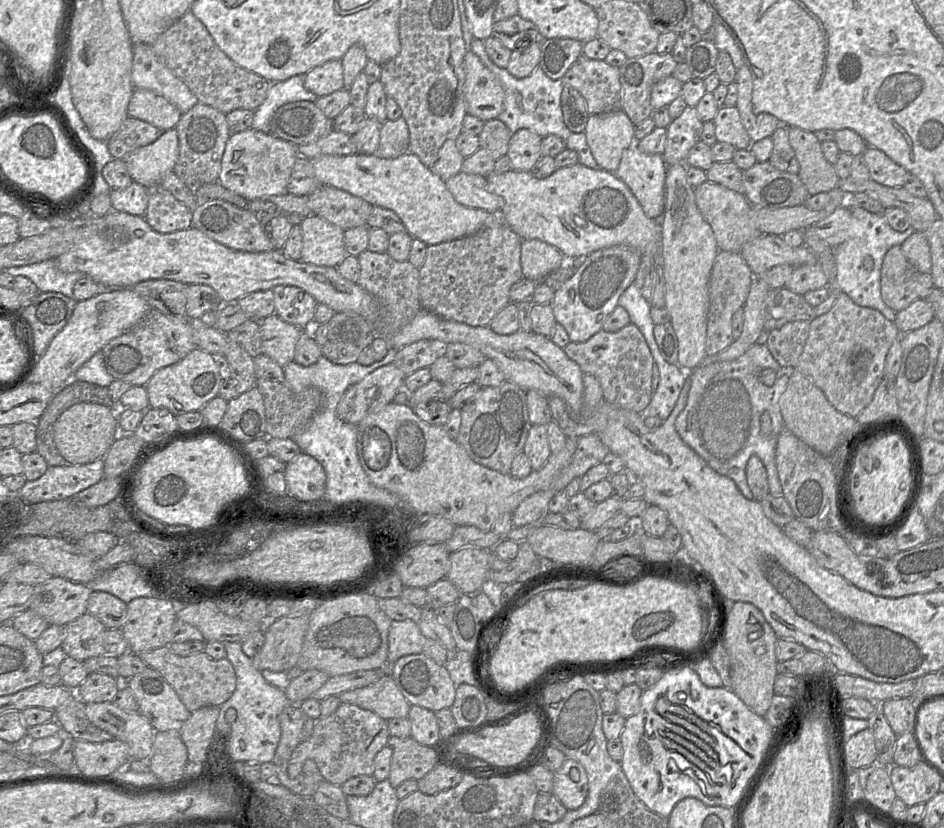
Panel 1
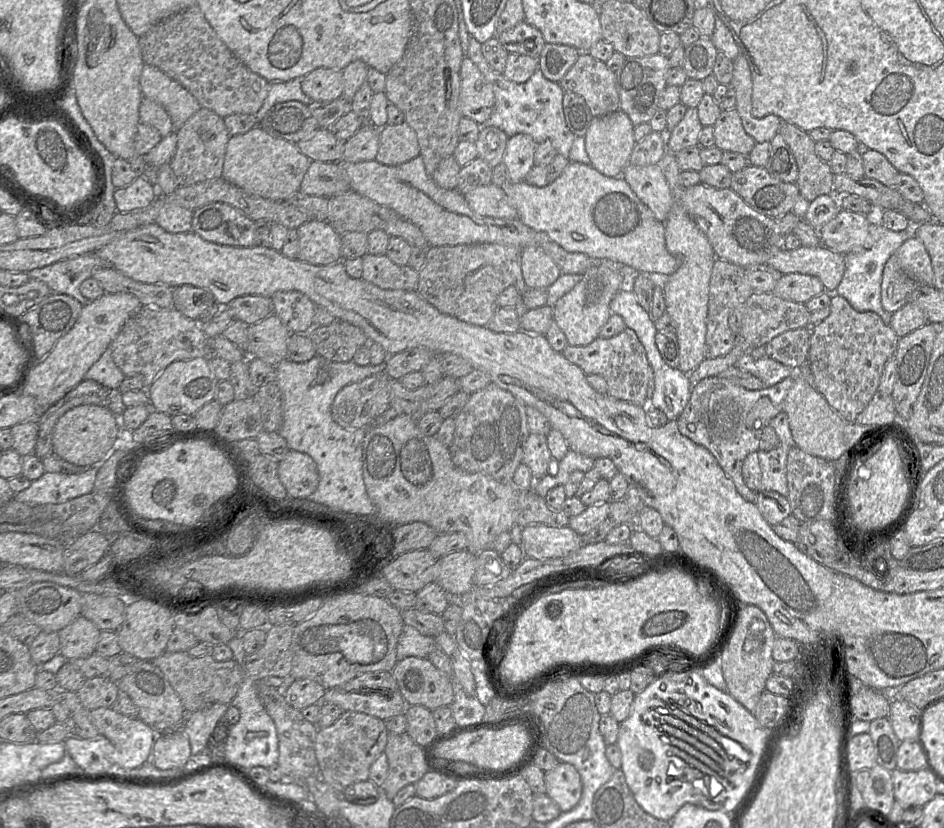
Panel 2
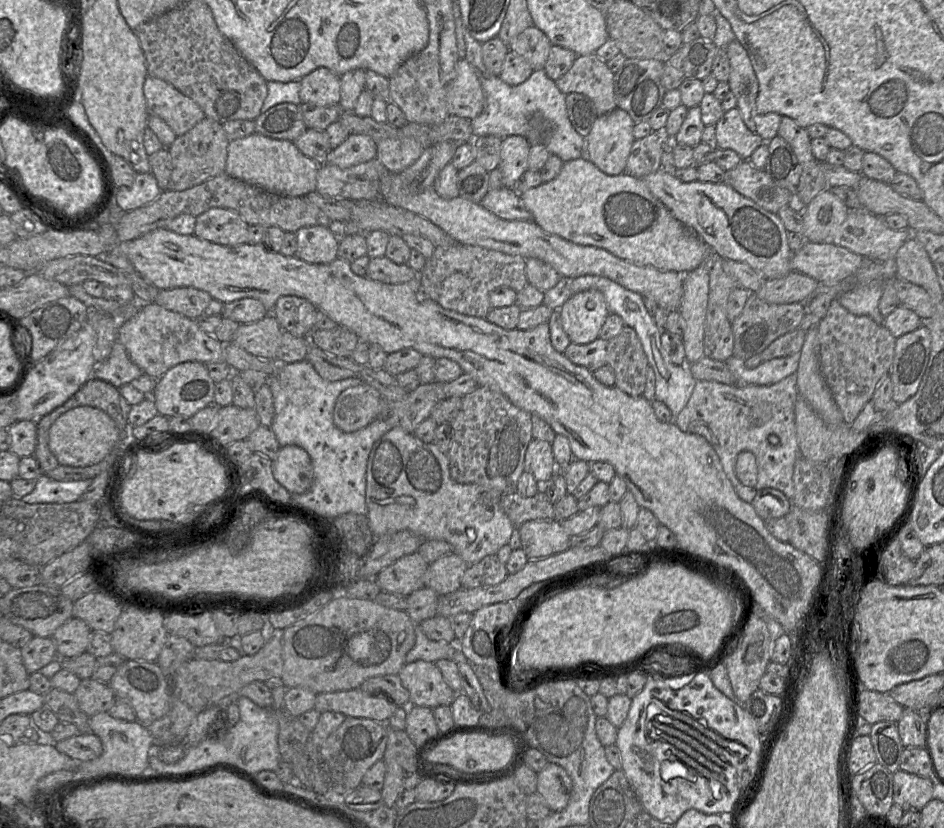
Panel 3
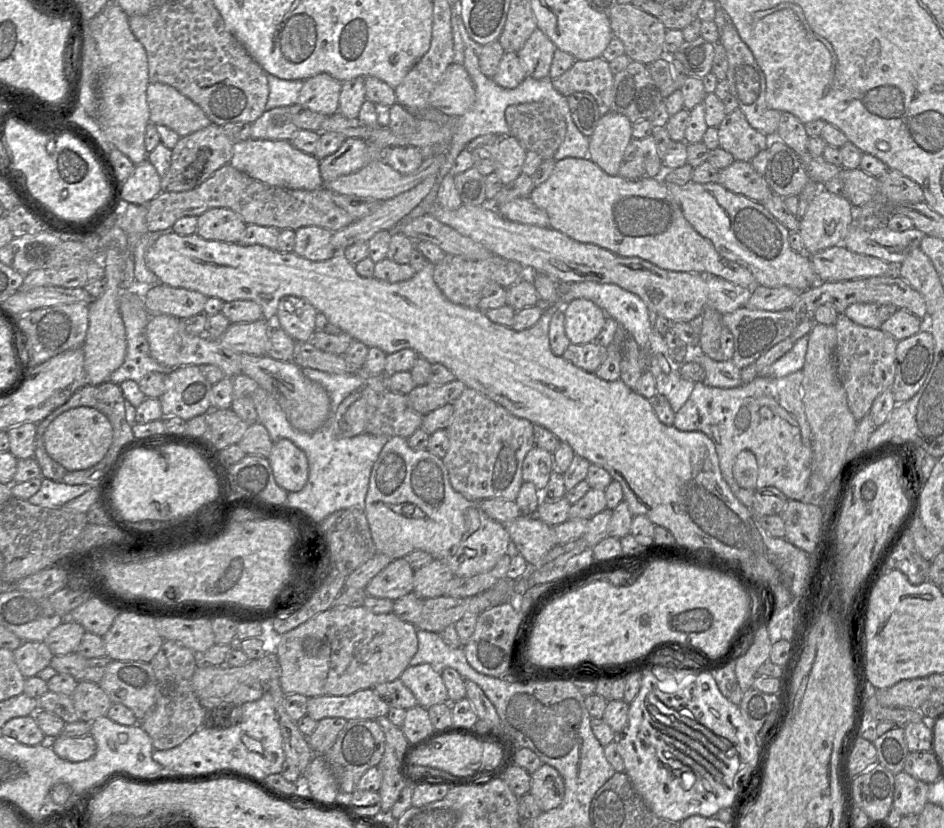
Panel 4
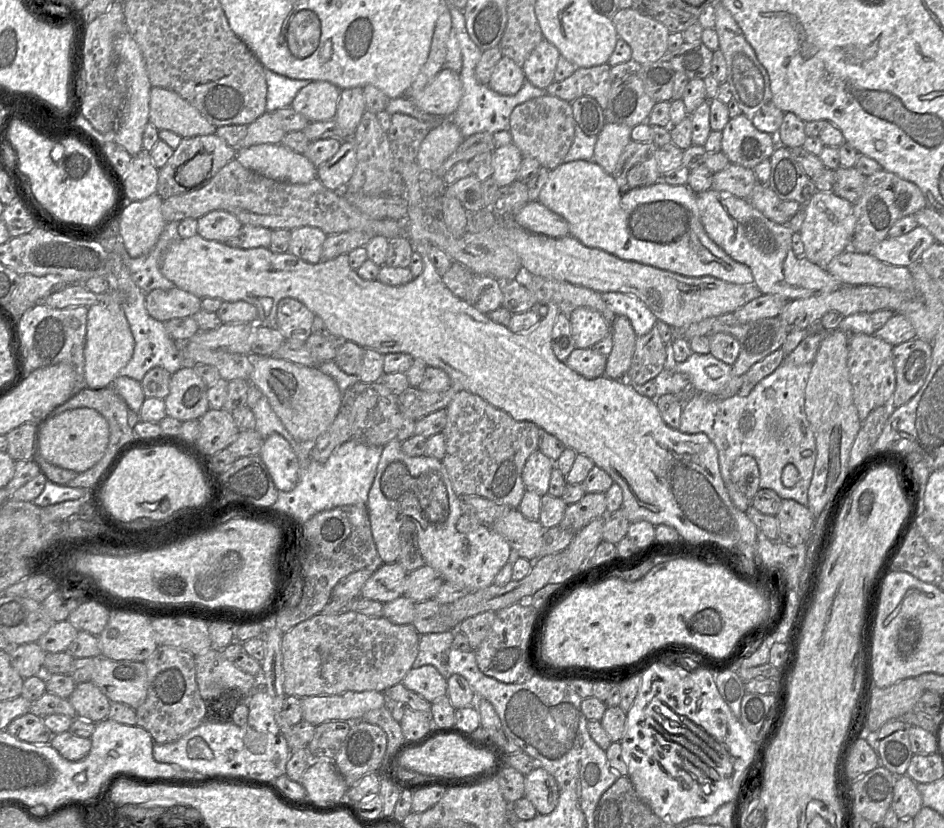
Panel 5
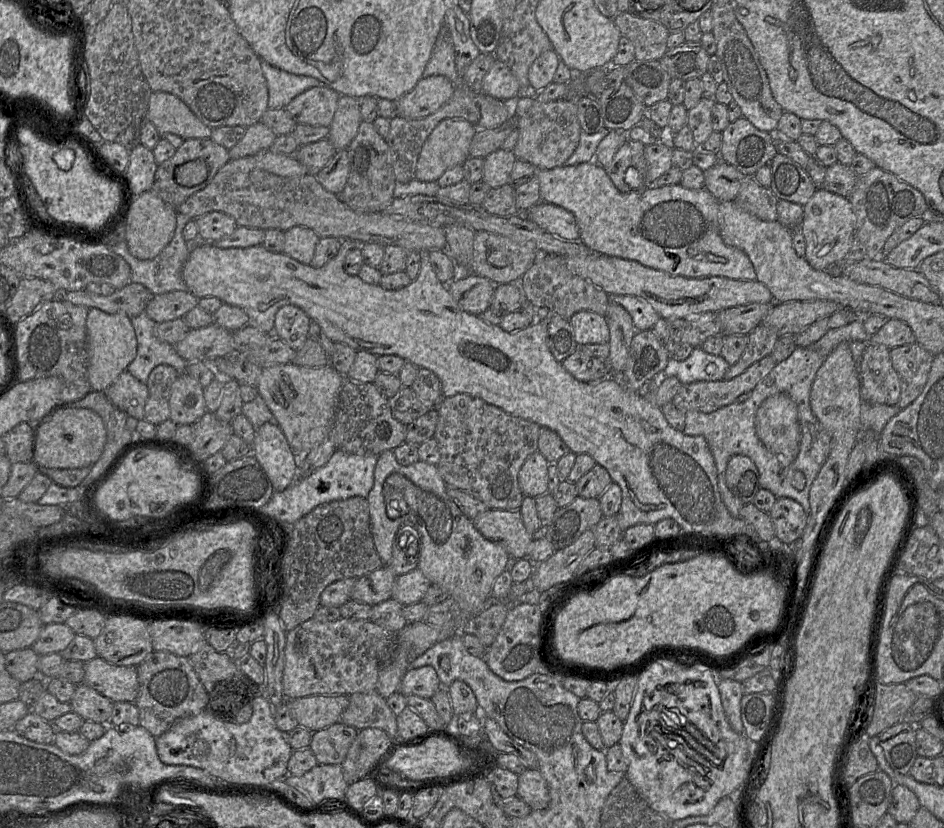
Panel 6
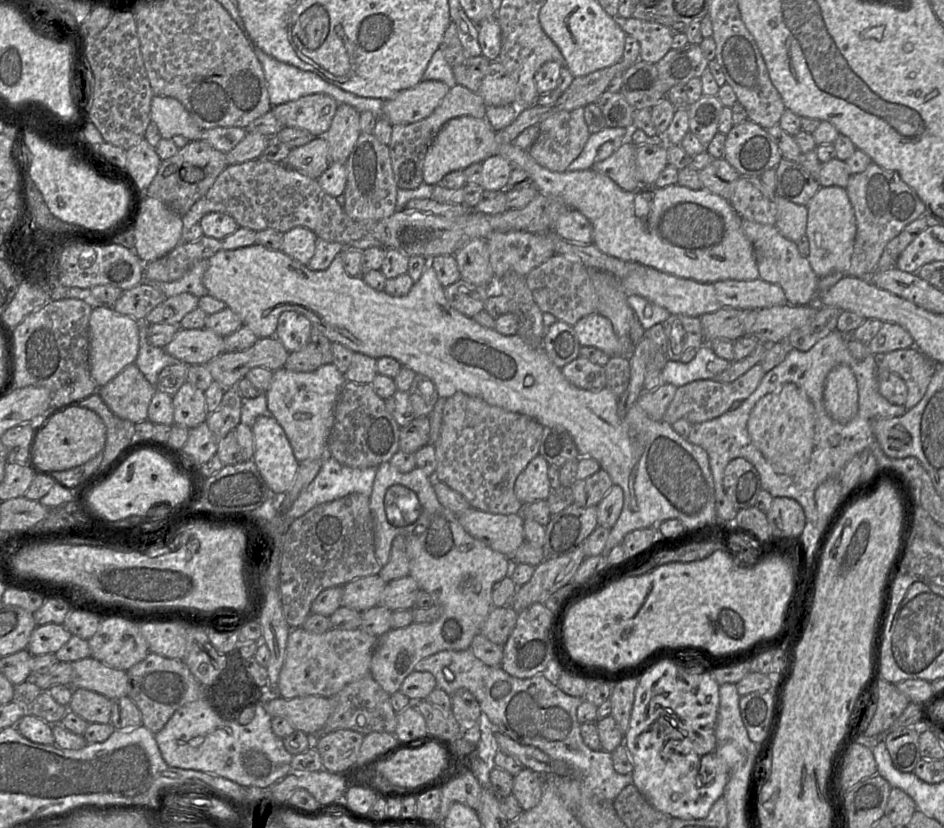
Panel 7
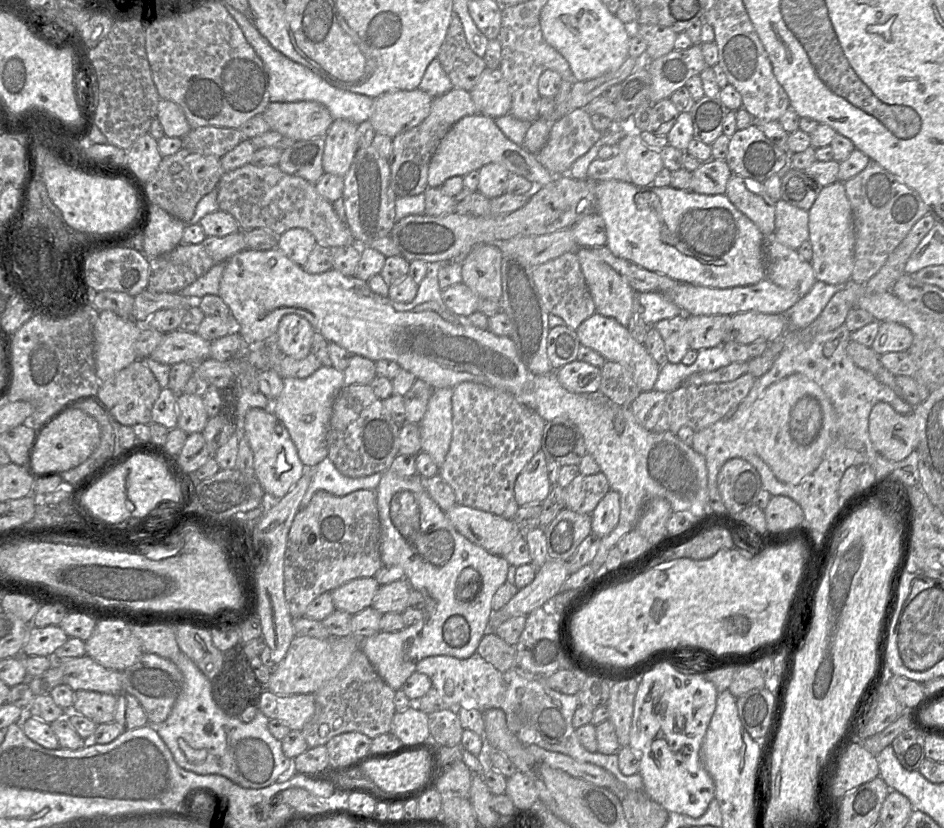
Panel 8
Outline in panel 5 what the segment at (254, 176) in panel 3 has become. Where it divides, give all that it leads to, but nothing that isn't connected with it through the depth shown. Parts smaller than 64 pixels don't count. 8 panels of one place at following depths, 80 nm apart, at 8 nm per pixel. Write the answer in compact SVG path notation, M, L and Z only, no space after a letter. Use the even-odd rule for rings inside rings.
M281 143L238 149L235 159L245 168L276 181L306 184L317 177L317 167L304 154Z

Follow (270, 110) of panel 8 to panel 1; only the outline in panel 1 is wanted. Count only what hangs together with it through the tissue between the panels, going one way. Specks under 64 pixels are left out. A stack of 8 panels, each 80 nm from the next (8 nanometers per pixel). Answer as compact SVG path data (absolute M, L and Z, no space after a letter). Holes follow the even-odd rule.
M330 60L311 69L304 75L304 86L317 97L345 88L341 60Z

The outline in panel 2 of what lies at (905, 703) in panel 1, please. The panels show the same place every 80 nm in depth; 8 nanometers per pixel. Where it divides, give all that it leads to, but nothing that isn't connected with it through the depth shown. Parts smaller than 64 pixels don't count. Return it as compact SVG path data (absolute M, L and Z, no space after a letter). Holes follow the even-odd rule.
M891 699L888 719L899 741L919 740L921 712L902 699Z

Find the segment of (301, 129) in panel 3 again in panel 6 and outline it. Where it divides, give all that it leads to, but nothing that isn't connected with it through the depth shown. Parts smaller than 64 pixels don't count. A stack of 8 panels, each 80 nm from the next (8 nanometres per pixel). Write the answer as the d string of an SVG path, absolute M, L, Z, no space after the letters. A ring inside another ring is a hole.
M257 122L246 128L245 135L231 149L230 159L238 159L246 156L254 156L260 151L270 148L277 135L262 122Z

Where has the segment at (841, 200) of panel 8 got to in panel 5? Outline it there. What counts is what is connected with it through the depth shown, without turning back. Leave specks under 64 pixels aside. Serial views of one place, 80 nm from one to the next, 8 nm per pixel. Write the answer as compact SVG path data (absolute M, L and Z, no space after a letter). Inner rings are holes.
M815 191L805 205L805 219L800 228L804 257L825 268L837 255L849 249L856 225L853 204L833 191Z

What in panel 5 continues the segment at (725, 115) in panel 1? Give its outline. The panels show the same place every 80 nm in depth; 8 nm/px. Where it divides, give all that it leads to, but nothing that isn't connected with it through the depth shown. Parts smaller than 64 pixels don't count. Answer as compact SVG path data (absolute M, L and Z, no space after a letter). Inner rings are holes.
M744 114L730 118L721 132L721 151L729 162L749 169L769 159L779 145L775 135L759 131Z

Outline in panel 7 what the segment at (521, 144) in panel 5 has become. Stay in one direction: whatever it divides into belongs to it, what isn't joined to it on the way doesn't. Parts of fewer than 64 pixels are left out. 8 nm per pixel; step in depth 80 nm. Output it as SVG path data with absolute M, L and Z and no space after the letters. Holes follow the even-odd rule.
M584 108L558 111L539 124L539 136L528 149L530 156L544 168L554 172L564 172L581 154L591 133L584 118Z

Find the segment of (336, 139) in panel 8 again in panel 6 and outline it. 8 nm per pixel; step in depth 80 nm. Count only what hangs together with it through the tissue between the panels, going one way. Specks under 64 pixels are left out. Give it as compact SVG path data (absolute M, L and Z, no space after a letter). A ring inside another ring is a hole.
M342 95L339 97L336 112L329 126L327 139L337 151L347 149L357 135L361 122L360 100Z

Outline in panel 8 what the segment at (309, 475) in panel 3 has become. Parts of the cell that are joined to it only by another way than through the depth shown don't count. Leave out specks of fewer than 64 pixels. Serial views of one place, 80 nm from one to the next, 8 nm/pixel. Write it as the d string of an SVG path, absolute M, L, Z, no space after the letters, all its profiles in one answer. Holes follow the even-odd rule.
M252 408L246 414L243 435L253 452L256 478L265 493L280 500L295 486L307 470L299 458L297 448L287 428L270 408Z

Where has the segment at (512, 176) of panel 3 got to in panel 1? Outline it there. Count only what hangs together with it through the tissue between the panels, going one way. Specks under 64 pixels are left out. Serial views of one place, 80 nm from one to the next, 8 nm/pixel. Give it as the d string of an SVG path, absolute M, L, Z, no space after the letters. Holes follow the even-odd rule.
M528 129L515 132L510 141L507 156L511 161L511 169L530 171L541 155L542 137Z

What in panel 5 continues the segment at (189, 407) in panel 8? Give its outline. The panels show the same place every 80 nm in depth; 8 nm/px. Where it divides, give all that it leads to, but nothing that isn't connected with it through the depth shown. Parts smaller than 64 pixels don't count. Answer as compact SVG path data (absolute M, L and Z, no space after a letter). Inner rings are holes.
M193 366L179 369L171 375L169 393L163 399L166 415L181 422L199 420L210 409L207 390Z

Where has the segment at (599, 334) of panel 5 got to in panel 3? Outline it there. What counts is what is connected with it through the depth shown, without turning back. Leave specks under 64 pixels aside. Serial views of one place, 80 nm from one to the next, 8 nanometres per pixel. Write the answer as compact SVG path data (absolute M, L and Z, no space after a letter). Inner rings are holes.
M593 289L573 295L559 312L564 332L573 344L595 341L610 313L604 295Z

